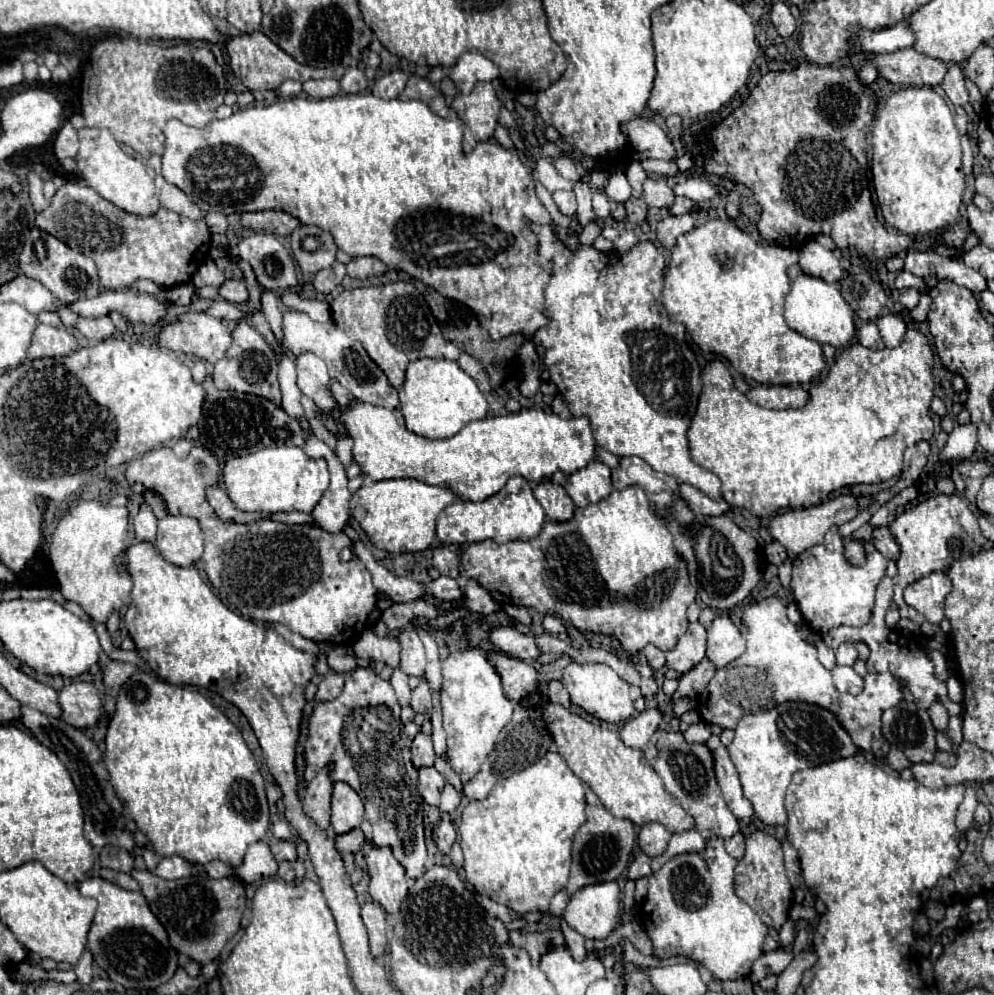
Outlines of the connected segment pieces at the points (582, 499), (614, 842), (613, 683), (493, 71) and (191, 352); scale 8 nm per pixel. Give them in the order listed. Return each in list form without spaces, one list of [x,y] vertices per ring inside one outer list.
[[[598,460],[590,462],[586,468],[568,476],[566,492],[578,508],[588,506],[588,502],[600,502],[612,492],[610,468]]]
[[[586,806],[586,824],[580,826],[572,844],[572,870],[570,882],[566,886],[568,896],[574,894],[574,890],[580,890],[582,886],[616,880],[628,866],[634,842],[636,828],[630,820],[614,818],[604,806]]]
[[[570,662],[564,668],[562,684],[570,692],[572,704],[584,708],[588,714],[592,714],[598,720],[622,722],[622,720],[628,720],[634,714],[634,702],[630,698],[630,684],[626,680],[622,680],[606,664],[578,664],[578,662]]]
[[[466,52],[450,70],[450,78],[462,94],[470,94],[476,82],[492,82],[500,78],[498,66],[480,52]]]
[[[188,312],[162,330],[160,344],[174,352],[218,362],[232,344],[232,332],[222,320],[210,314]]]

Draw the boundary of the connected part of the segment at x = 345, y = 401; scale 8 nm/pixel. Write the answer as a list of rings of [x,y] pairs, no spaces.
[[[332,380],[332,390],[334,390],[334,398],[336,398],[342,406],[348,406],[348,404],[354,402],[354,400],[352,400],[352,394],[350,394],[344,386],[338,386],[338,382],[334,382],[334,380]]]

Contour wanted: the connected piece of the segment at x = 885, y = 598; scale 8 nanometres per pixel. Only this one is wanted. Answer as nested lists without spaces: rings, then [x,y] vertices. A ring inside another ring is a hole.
[[[884,578],[884,582],[876,590],[876,606],[874,606],[870,622],[866,626],[862,626],[862,628],[838,626],[838,628],[830,630],[822,640],[824,640],[826,646],[840,646],[842,642],[854,642],[854,644],[856,642],[866,642],[868,648],[870,648],[870,658],[866,662],[868,672],[884,672],[884,668],[886,668],[888,672],[892,672],[894,676],[902,678],[908,684],[908,690],[912,692],[912,696],[916,700],[916,706],[928,710],[932,704],[940,702],[940,704],[944,704],[950,710],[952,708],[952,700],[948,698],[946,682],[936,676],[934,662],[930,660],[930,656],[926,654],[926,650],[922,650],[916,642],[904,640],[896,630],[892,630],[892,628],[886,626],[884,618],[886,618],[886,614],[890,610],[892,594],[894,594],[894,582],[892,582],[892,578]],[[904,644],[908,644],[908,646],[904,646]]]

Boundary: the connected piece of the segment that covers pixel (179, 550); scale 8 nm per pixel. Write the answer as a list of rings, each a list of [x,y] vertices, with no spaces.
[[[166,516],[158,520],[156,548],[176,566],[192,566],[204,552],[204,532],[194,518]]]

